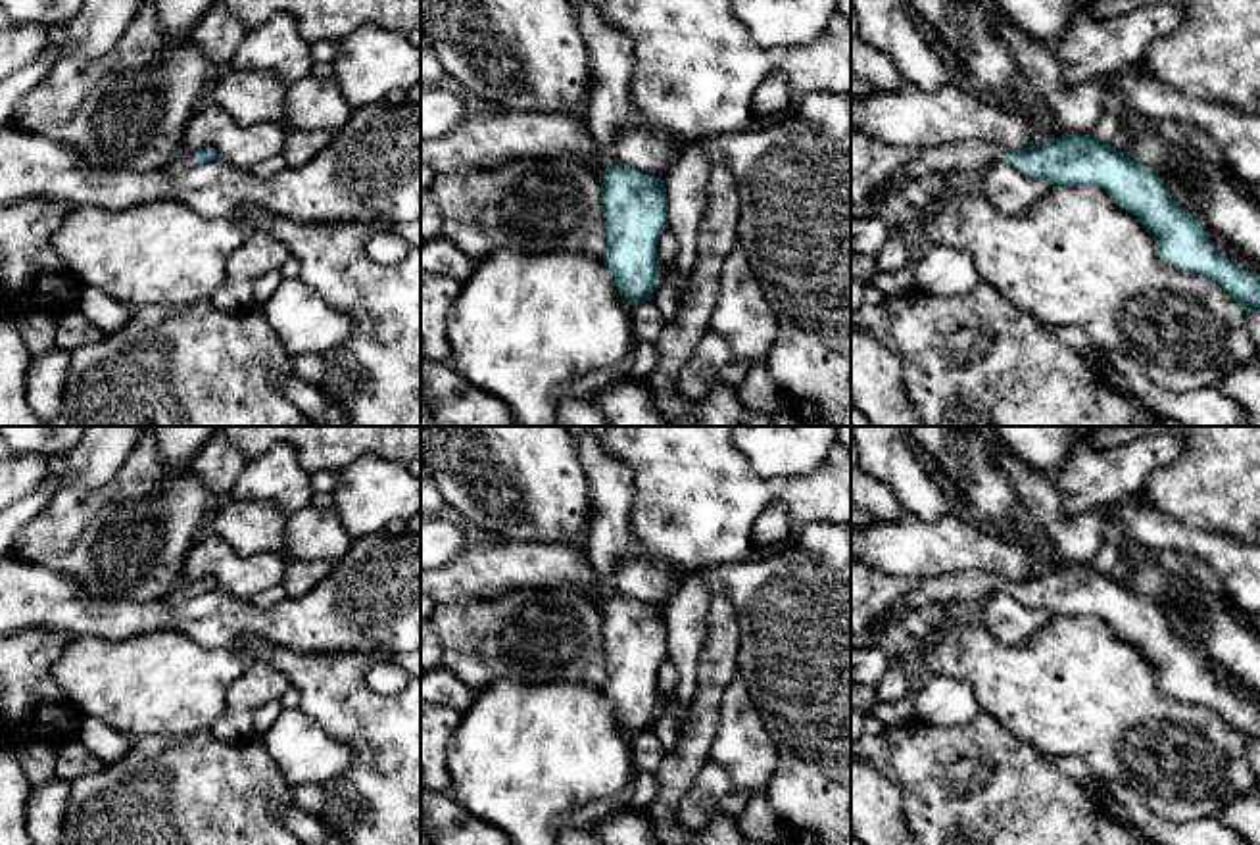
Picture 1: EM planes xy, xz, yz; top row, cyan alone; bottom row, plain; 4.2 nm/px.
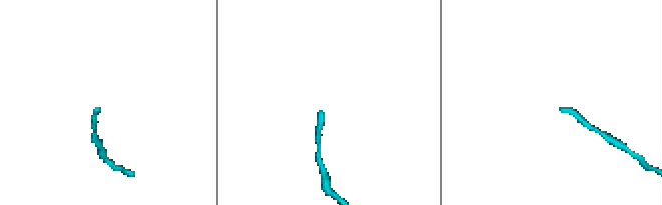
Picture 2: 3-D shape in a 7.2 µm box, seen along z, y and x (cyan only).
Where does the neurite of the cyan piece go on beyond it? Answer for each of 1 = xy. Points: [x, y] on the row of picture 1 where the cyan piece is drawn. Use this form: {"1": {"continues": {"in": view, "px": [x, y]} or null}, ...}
{"1": {"continues": {"in": "xy", "px": [181, 162]}}}

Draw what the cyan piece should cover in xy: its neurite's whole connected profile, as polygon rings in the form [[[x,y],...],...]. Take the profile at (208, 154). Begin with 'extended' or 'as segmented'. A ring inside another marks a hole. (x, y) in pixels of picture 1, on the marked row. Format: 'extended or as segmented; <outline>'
extended; [[[206,148],[202,152],[196,154],[184,154],[179,152],[165,167],[167,173],[171,175],[179,175],[182,171],[186,171],[192,165],[200,165],[211,159],[219,159],[217,152],[213,148]]]

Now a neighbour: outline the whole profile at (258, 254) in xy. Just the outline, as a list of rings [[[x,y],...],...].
[[[248,230],[244,242],[227,263],[225,282],[215,290],[211,303],[225,313],[242,313],[257,307],[254,302],[255,280],[271,271],[280,271],[292,254],[273,236]]]

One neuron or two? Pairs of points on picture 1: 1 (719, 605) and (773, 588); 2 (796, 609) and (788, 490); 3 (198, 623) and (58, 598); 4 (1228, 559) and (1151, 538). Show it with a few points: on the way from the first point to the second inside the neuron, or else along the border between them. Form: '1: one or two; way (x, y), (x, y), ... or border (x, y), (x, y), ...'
1: two; border (719, 592), (734, 613), (740, 646)
2: two; border (830, 521), (811, 521), (782, 550), (750, 559)
3: one; way (164, 617), (93, 615)
4: one; way (1209, 546), (1186, 538), (1170, 538)

